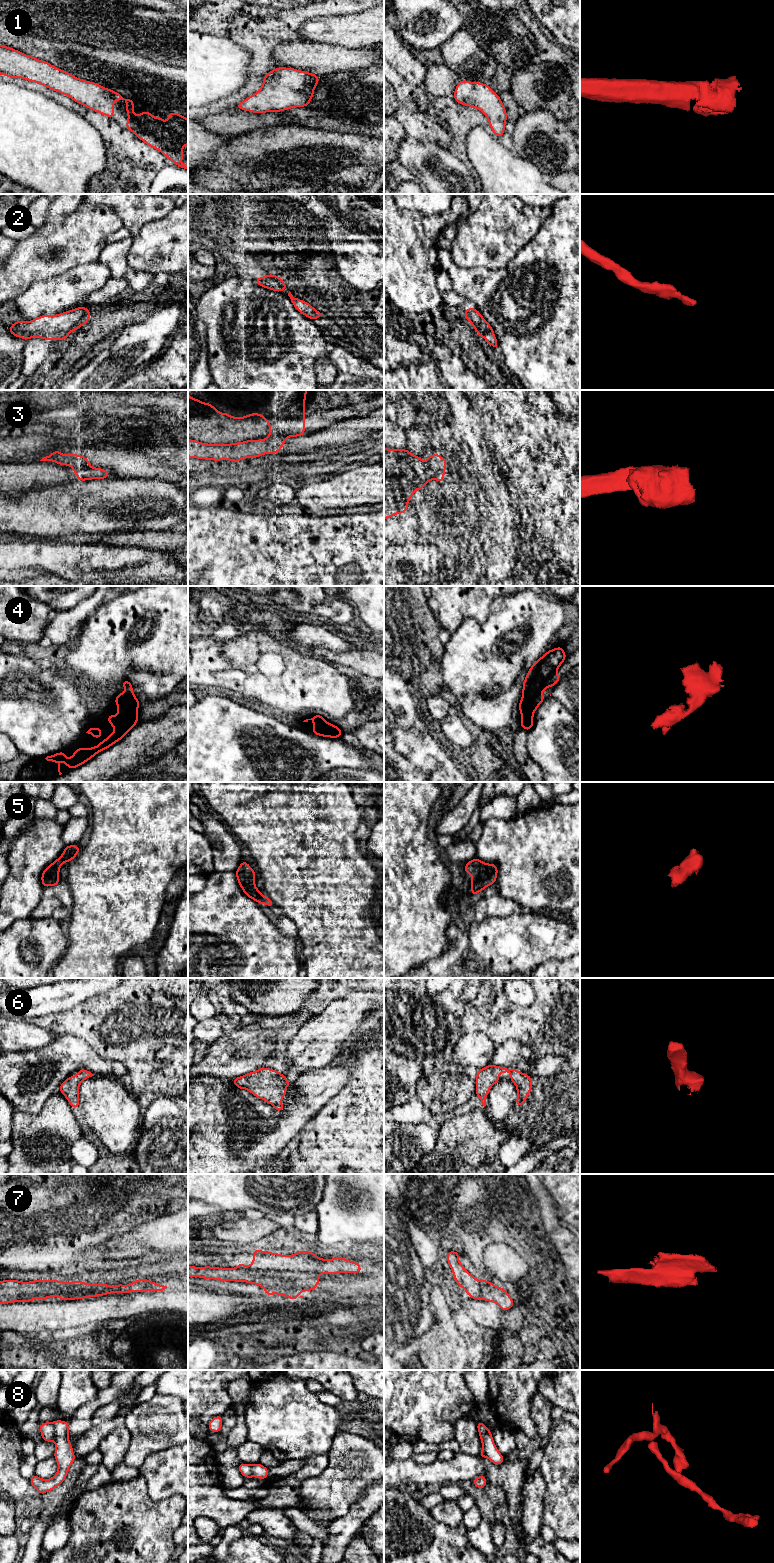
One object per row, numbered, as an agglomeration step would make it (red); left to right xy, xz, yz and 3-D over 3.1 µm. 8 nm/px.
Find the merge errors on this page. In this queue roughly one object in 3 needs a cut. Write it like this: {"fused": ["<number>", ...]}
{"fused": ["3", "7", "8"]}

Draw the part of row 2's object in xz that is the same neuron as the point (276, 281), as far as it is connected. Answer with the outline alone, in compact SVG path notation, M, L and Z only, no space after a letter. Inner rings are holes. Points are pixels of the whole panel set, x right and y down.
M267 274L264 277L257 277L254 280L258 286L262 286L275 292L282 292L287 289L287 284L275 274Z

